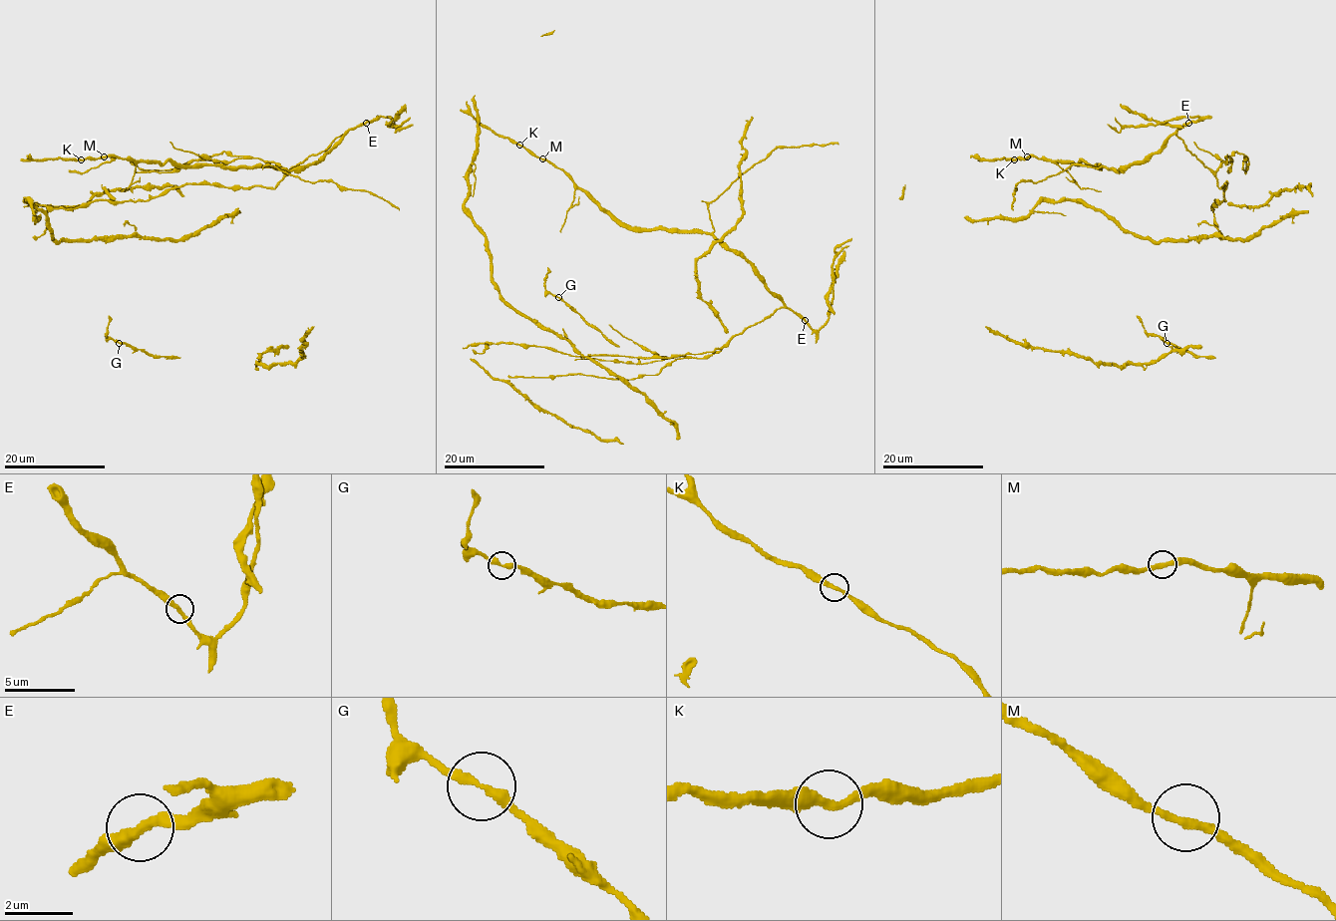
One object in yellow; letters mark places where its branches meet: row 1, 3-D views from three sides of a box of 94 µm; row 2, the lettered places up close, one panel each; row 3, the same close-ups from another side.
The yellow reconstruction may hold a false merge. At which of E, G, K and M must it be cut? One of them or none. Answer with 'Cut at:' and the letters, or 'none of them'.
Cut at: none of them

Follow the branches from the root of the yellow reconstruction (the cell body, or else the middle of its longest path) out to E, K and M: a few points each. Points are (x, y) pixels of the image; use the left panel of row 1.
E: (122, 201), (148, 200), (186, 184), (274, 188), (293, 167), (322, 153), (339, 135), (366, 123)
K: (122, 201), (148, 200), (186, 184), (274, 188), (344, 134), (319, 160), (290, 170), (116, 156), (81, 160)
M: (122, 201), (148, 200), (186, 184), (274, 188), (293, 167), (344, 134), (319, 160), (290, 170), (104, 156)

